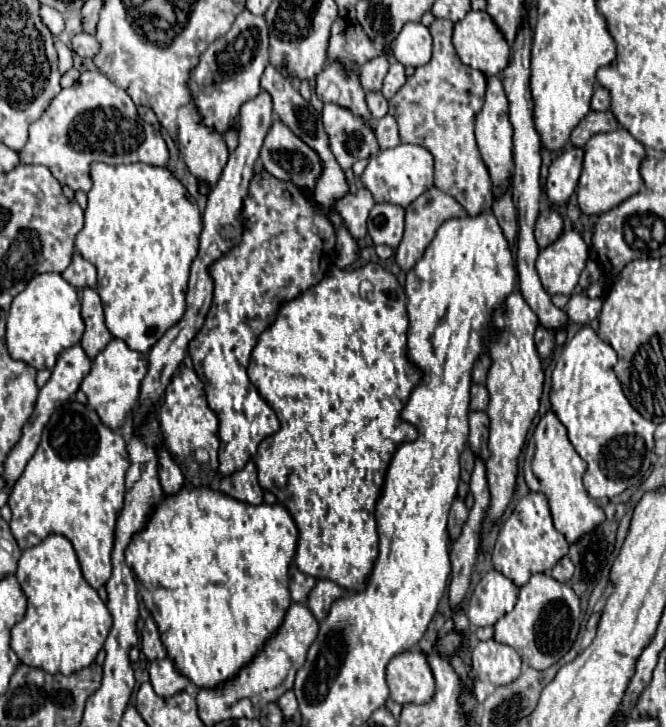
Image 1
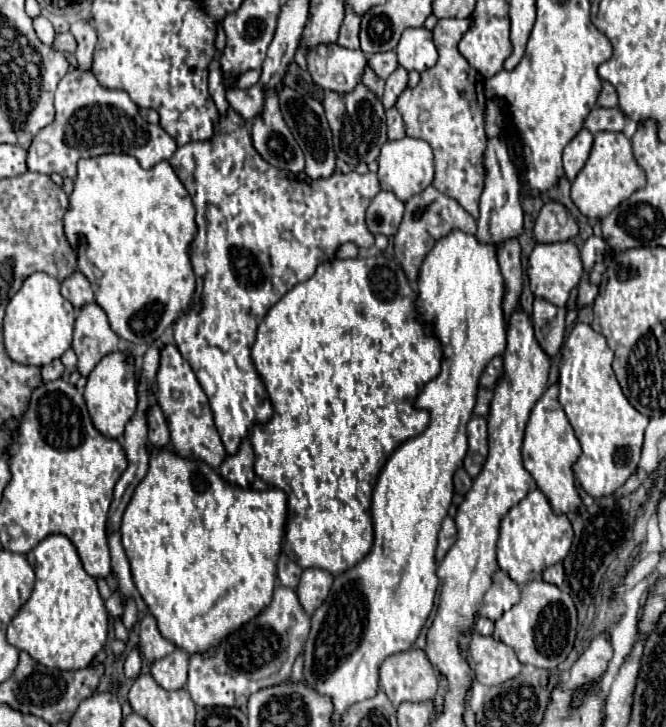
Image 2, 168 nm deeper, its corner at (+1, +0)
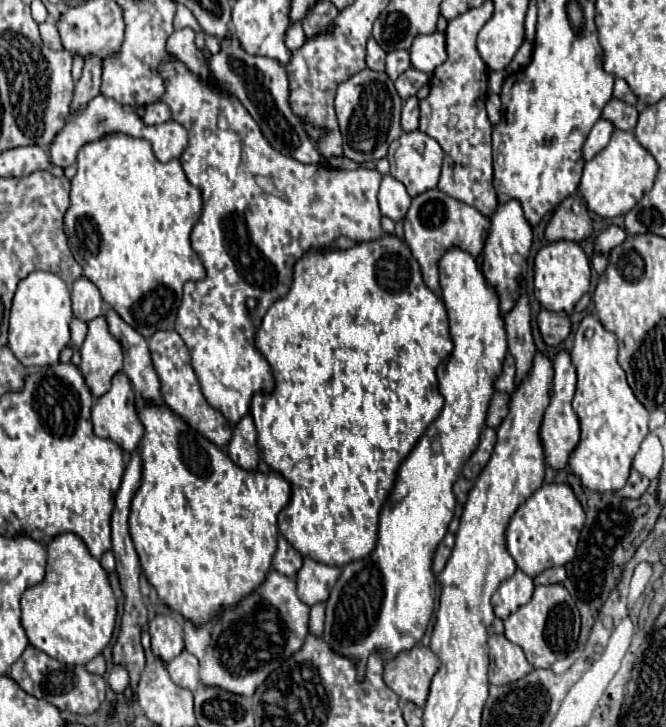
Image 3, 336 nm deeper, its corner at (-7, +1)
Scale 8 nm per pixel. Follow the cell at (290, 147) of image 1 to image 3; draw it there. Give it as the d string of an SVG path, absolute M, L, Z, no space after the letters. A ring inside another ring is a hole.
M227 35L227 37L221 39L219 53L213 53L209 57L207 69L219 83L227 85L231 95L235 95L243 103L243 107L251 113L251 117L261 127L267 141L277 151L281 151L285 155L291 155L293 159L297 159L301 163L321 163L321 155L315 149L311 137L307 137L305 127L301 125L301 119L293 115L293 111L291 111L291 107L287 103L289 79L287 79L287 73L285 73L285 69L283 69L283 65L279 61L269 59L269 57L249 55L239 45L237 39Z

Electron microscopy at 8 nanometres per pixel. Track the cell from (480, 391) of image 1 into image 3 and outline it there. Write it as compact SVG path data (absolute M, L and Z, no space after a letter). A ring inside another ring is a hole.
M495 393L493 399L491 399L491 405L489 405L489 413L487 413L487 427L493 427L497 429L503 421L503 417L507 417L509 413L509 393Z

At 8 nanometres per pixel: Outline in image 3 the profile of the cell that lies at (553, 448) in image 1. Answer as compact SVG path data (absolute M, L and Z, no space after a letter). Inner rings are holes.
M561 349L553 359L553 385L549 391L551 403L545 409L545 417L543 417L543 425L541 425L541 439L543 439L545 453L547 453L547 463L553 469L563 469L567 465L569 455L573 453L575 445L579 443L579 419L575 417L575 411L571 407L571 401L575 395L575 385L577 385L577 377L575 377L571 353L567 349Z

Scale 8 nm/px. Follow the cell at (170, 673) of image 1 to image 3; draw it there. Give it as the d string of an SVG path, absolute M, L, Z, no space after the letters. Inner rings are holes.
M181 651L181 655L177 655L173 661L167 663L167 671L173 679L175 685L179 687L185 687L185 689L191 689L195 691L199 687L199 665L197 665L197 659L189 653L189 651Z

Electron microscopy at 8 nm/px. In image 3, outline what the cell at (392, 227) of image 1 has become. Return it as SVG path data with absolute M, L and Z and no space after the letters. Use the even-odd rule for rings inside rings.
M383 175L381 189L379 189L381 213L391 217L393 221L399 221L405 217L409 205L411 205L411 197L405 191L405 185L391 175Z

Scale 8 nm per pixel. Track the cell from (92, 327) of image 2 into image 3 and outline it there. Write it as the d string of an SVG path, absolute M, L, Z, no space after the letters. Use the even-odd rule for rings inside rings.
M97 317L89 323L87 337L81 345L79 369L93 397L107 393L113 375L123 371L123 351L121 345L109 335L105 317Z

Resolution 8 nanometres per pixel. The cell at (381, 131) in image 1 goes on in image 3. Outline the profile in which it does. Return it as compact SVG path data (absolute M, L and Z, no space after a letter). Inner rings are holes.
M409 97L403 103L401 125L403 125L403 131L415 131L415 129L419 129L419 99L417 97Z

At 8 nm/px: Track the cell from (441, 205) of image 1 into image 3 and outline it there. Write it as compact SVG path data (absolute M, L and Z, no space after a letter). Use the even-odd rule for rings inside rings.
M429 189L421 195L417 195L411 201L411 207L405 215L405 241L413 251L413 257L419 261L421 265L421 273L423 273L423 281L425 285L433 291L433 293L441 293L439 287L439 259L443 257L445 251L459 247L465 253L471 253L477 261L477 265L481 267L481 257L483 257L483 245L485 245L485 237L489 233L489 219L485 215L481 215L475 207L469 207L449 195L445 195L439 189Z

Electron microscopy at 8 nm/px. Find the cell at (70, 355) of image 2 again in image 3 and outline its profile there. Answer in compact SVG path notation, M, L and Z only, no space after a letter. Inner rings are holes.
M73 319L71 321L71 345L75 349L79 349L85 341L85 335L87 335L87 323L79 321L79 319Z

